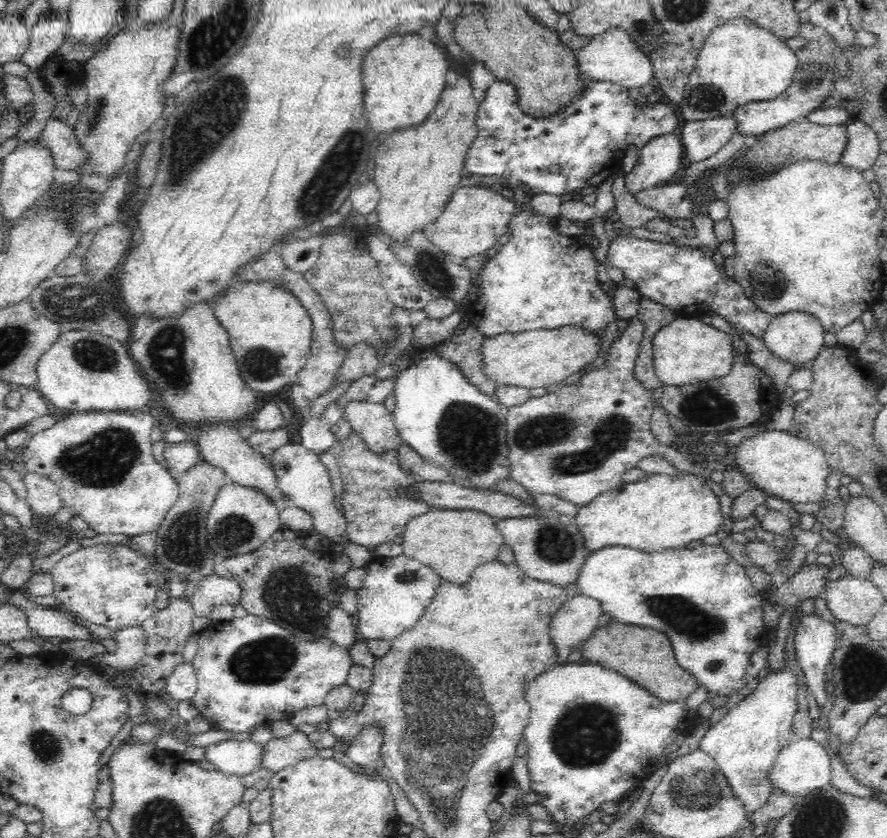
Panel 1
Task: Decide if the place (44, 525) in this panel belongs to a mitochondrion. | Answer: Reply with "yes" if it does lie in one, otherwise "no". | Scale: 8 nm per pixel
no

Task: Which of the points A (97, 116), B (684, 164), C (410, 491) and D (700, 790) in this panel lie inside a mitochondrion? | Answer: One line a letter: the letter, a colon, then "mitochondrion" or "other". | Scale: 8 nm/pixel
A: mitochondrion
B: other
C: other
D: mitochondrion

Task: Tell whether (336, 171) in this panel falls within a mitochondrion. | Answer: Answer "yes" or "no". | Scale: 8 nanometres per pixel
yes

